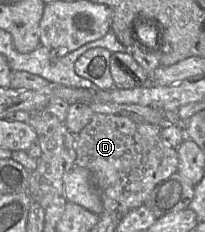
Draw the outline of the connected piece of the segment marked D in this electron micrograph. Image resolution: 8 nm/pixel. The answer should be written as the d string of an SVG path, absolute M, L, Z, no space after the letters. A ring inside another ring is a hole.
M94 113L91 121L75 135L75 164L88 169L96 177L103 212L119 212L121 216L125 216L131 210L143 205L158 183L177 172L177 150L162 142L160 131L161 127L158 125L138 123L125 115Z

